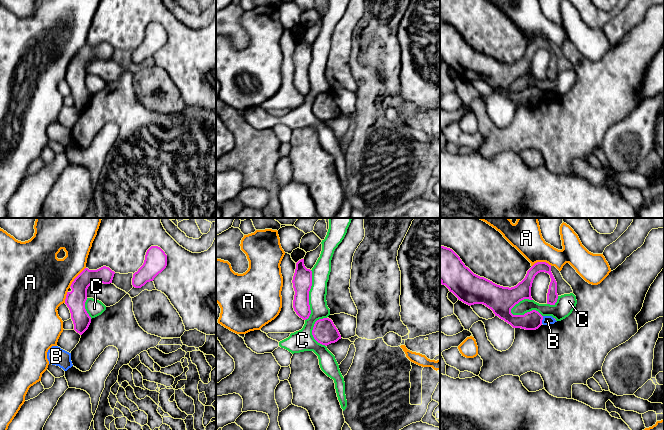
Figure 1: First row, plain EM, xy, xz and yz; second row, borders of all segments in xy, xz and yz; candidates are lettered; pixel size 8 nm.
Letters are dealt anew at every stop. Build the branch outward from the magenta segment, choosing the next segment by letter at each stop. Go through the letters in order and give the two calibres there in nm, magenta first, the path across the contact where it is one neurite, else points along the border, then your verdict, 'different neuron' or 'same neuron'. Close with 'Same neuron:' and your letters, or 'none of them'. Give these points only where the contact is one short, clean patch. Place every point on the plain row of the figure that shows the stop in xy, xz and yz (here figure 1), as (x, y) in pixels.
A: calibres 160 and 400 nm; different neuron
B: calibres 150 and 80 nm; border yz (543, 92), (541, 99); different neuron
C: calibres 220 and 110 nm; different neuron
Same neuron: none of them

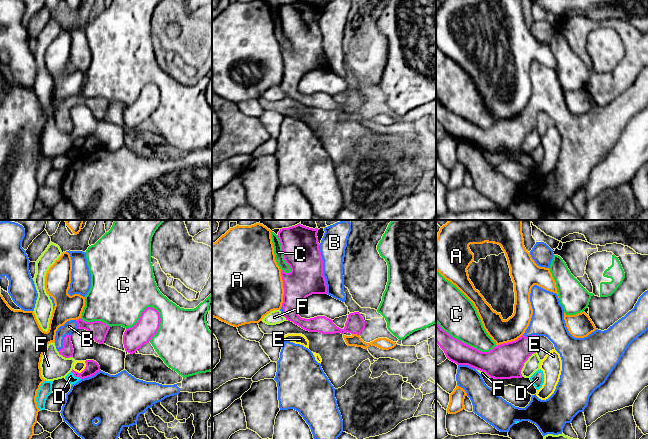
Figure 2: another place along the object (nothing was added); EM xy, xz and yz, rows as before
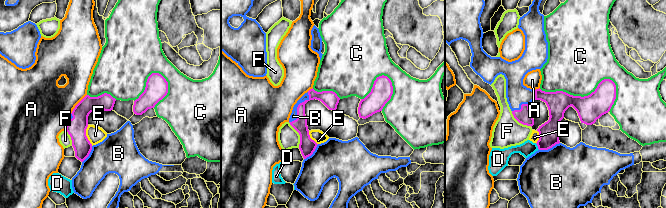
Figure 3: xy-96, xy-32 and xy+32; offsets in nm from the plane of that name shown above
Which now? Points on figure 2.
A: calibres 280 and 500 nm; different neuron
B: calibres 300 and 200 nm; same neuron
C: calibres 180 and 480 nm; different neuron
D: calibres 110 and 70 nm; border xy (71, 147), (80, 155); different neuron
E: calibres 110 and 90 nm; different neuron
F: calibres 280 and 120 nm; different neuron
Same neuron: B

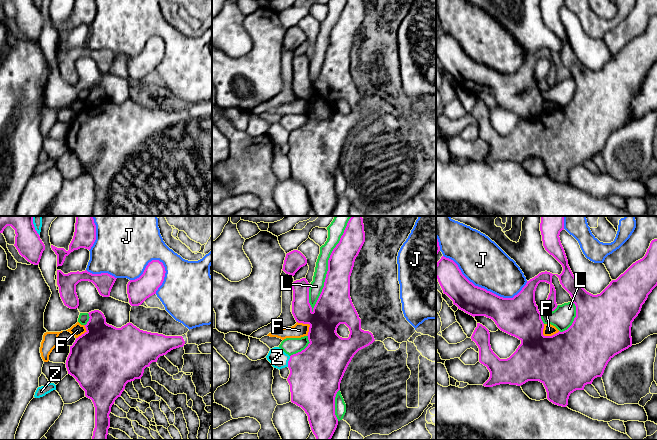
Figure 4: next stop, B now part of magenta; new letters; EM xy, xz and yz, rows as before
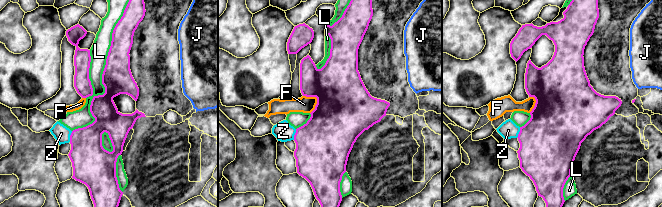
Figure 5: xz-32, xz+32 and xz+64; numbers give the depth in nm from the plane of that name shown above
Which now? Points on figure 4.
F: calibres 480 and 90 nm; different neuron
J: calibres 240 and 360 nm; different neuron
L: calibres 240 and 110 nm; different neuron
Z: calibres 420 and 150 nm; different neuron
Same neuron: none of them

